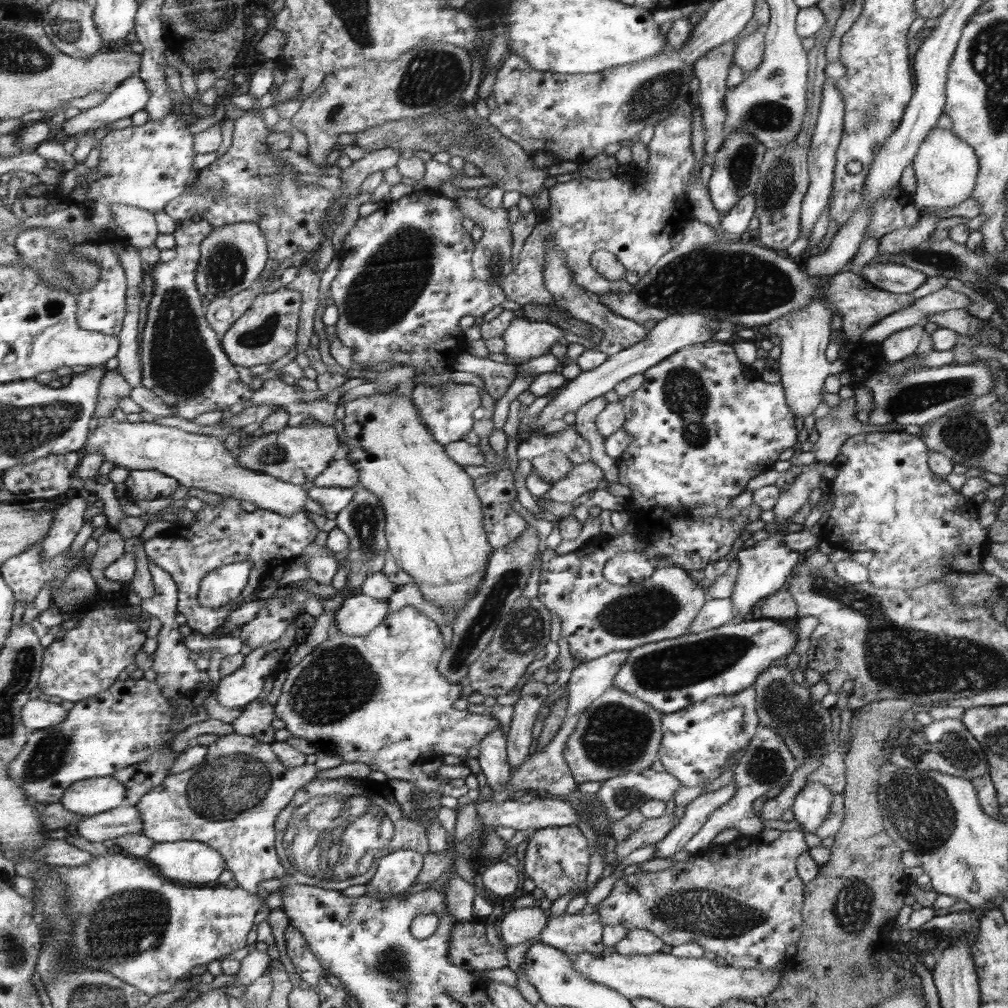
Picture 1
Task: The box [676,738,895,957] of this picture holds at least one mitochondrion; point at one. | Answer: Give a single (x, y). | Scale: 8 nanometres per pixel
(852, 910)

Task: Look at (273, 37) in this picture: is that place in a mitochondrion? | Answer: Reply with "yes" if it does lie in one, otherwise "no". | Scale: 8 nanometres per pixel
no

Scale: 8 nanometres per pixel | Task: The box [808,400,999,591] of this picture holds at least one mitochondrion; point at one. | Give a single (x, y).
(967, 434)

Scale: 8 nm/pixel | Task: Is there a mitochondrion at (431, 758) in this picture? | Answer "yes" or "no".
no

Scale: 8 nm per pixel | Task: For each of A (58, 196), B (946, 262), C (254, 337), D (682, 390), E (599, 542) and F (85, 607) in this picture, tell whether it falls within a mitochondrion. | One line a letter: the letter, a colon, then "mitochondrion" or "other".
A: other
B: mitochondrion
C: mitochondrion
D: mitochondrion
E: other
F: other

